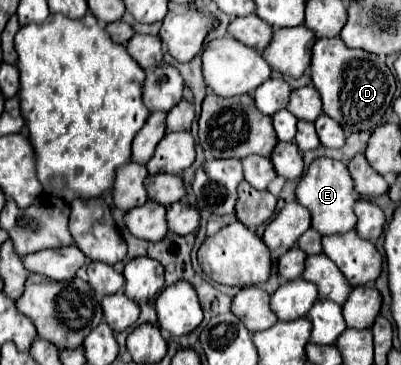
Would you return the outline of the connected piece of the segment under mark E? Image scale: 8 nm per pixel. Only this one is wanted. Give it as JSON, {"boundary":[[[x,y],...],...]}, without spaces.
{"boundary":[[[320,157],[314,159],[302,175],[298,187],[296,187],[296,199],[300,205],[308,207],[312,213],[312,227],[320,231],[322,235],[336,235],[336,233],[346,233],[356,227],[356,213],[352,211],[354,203],[358,201],[358,195],[354,191],[354,181],[342,161]]]}

